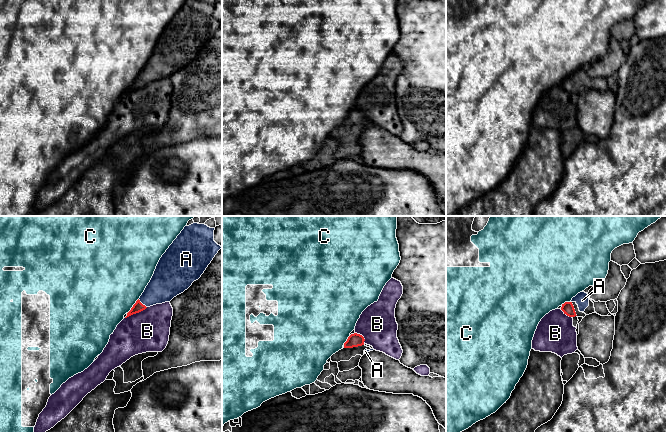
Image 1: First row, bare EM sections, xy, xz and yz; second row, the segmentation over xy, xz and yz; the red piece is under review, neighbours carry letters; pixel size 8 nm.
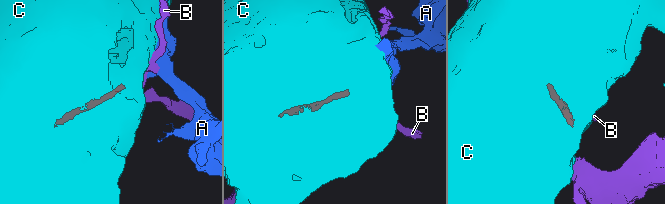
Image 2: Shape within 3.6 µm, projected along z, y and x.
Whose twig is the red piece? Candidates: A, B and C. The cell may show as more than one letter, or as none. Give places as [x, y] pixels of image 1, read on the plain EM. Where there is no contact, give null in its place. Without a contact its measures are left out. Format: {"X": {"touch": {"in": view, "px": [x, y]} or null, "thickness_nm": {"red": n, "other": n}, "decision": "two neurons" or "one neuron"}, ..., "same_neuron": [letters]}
{"A": {"touch": {"in": "xy", "px": [141, 79]}, "thickness_nm": {"red": 80, "other": 260}, "decision": "one neuron"}, "B": {"touch": {"in": "xy", "px": [136, 88]}, "thickness_nm": {"red": 80, "other": 340}, "decision": "two neurons"}, "C": {"touch": {"in": "xy", "px": [133, 82]}, "thickness_nm": {"red": 80, "other": 480}, "decision": "two neurons"}, "same_neuron": ["A"]}

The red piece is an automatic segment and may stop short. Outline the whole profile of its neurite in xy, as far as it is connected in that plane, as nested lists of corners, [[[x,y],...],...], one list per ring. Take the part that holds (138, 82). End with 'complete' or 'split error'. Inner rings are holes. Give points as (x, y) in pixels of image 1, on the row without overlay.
[[[205,0],[185,2],[160,34],[150,58],[125,94],[139,89],[147,83],[170,78],[198,56],[222,24],[214,17],[214,6],[215,4],[210,4]]]; split error

